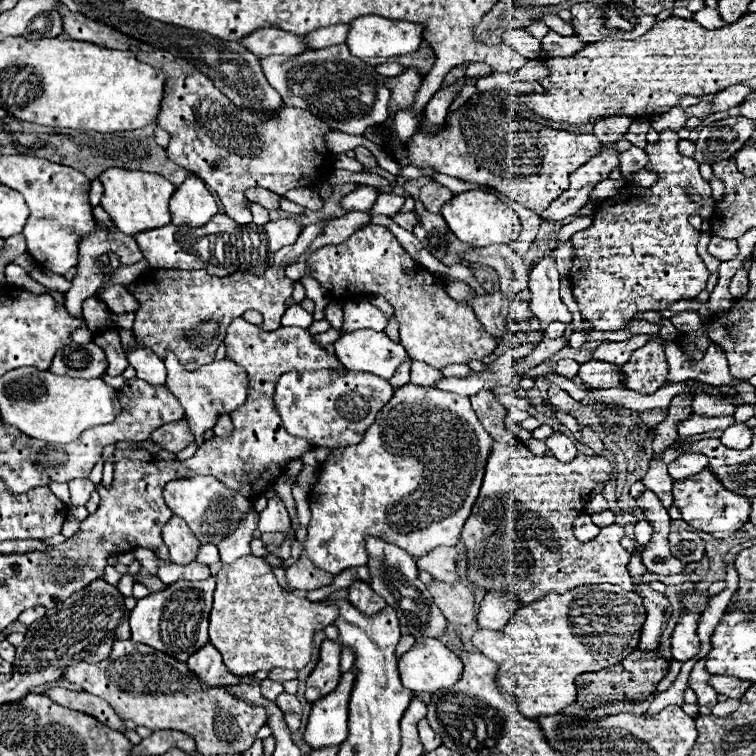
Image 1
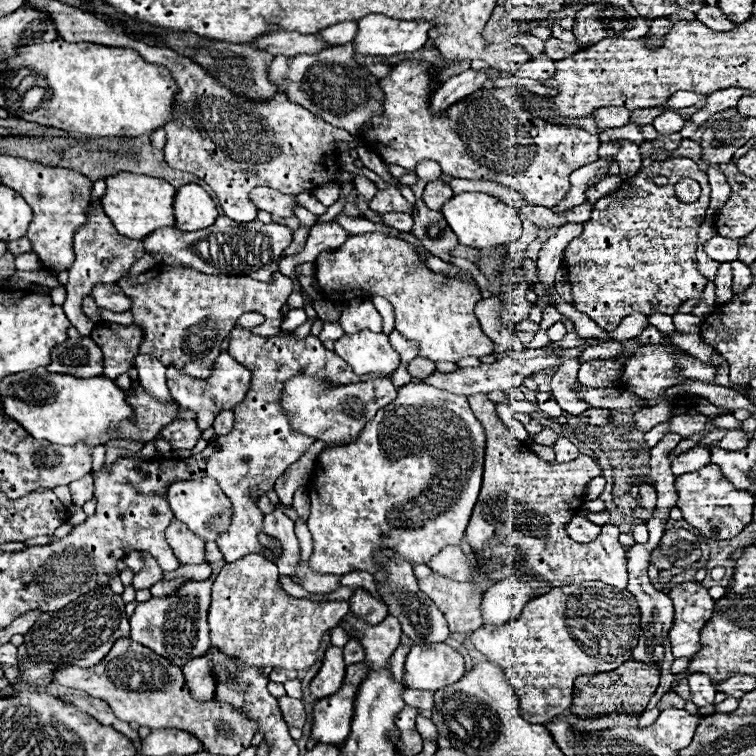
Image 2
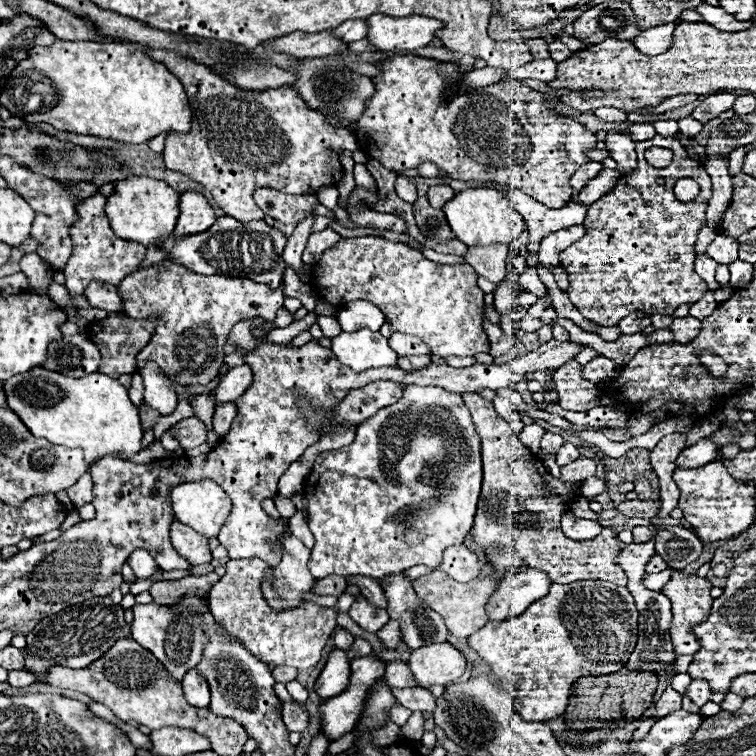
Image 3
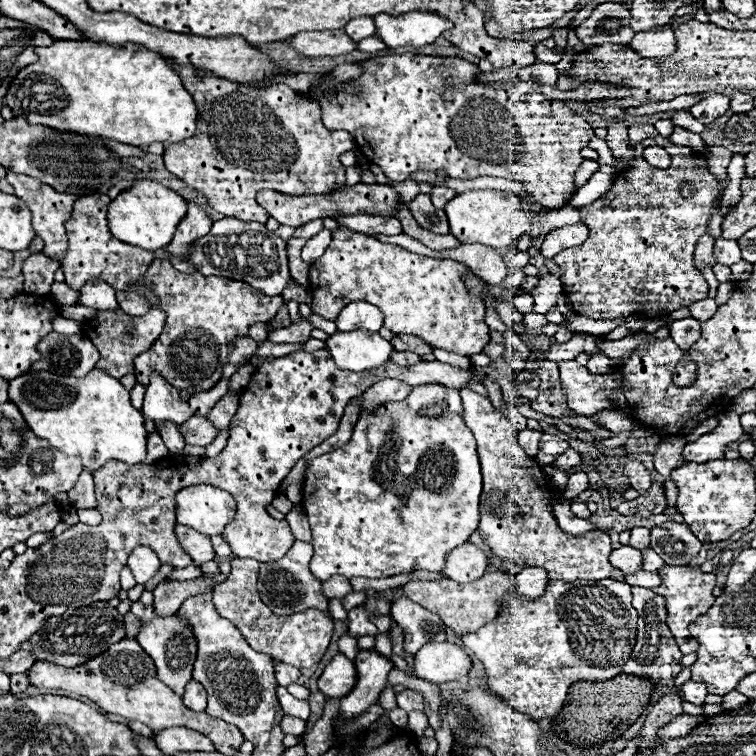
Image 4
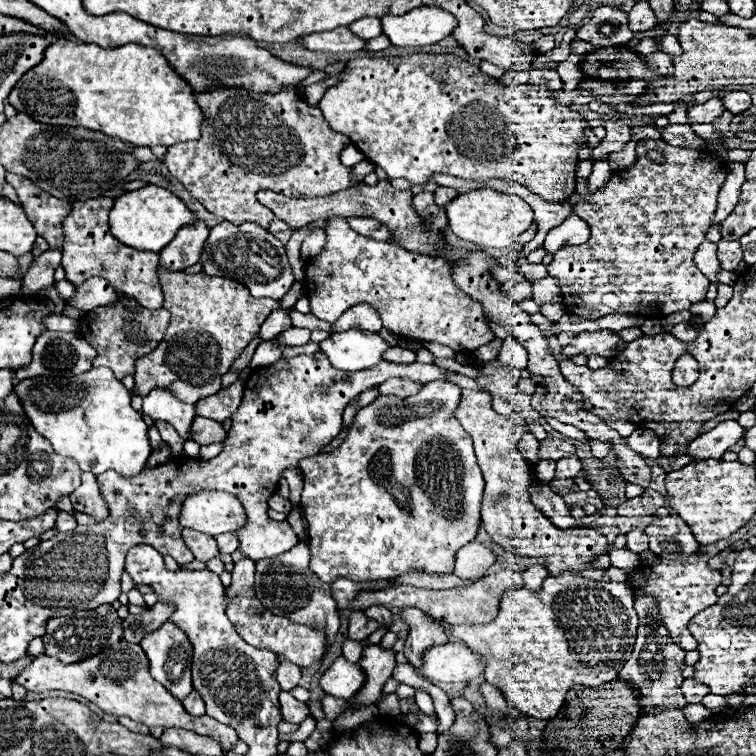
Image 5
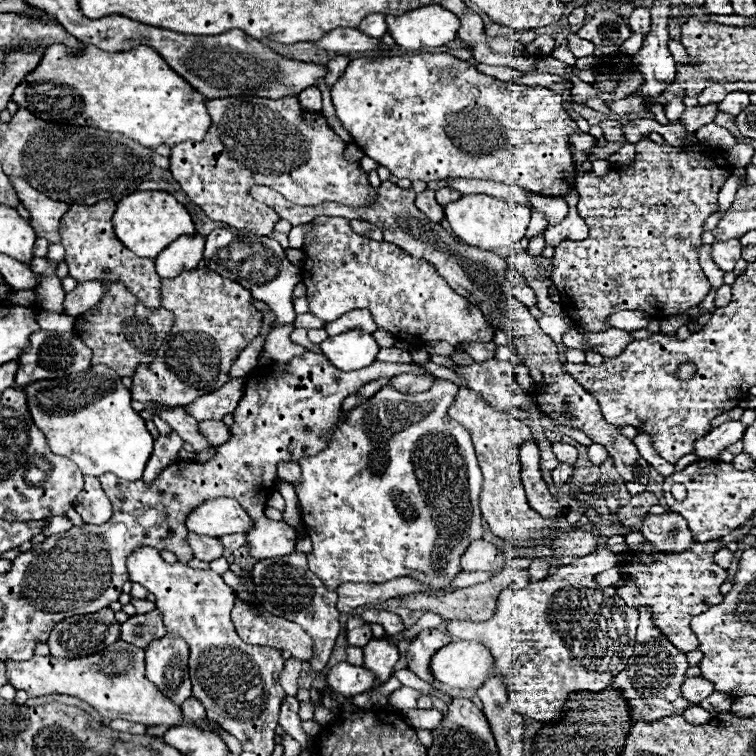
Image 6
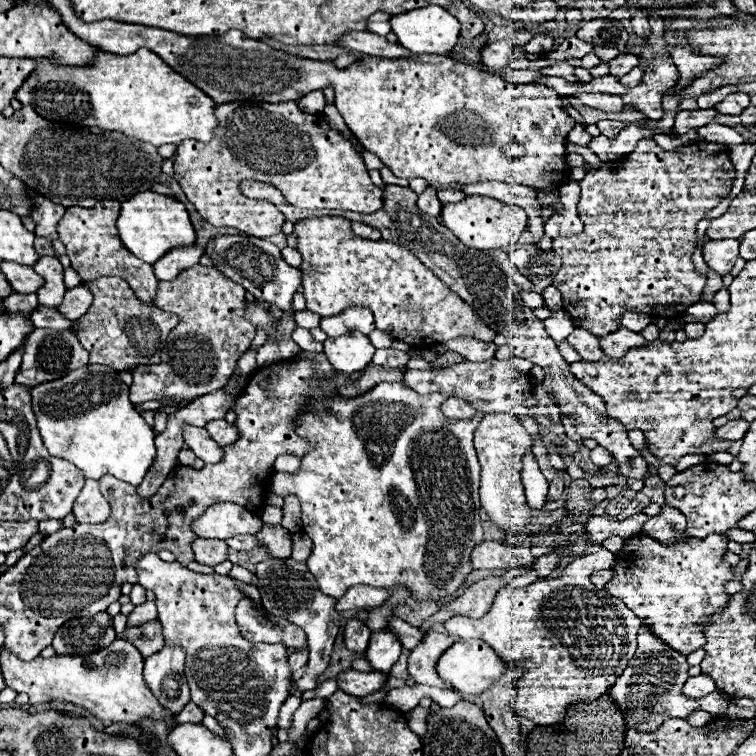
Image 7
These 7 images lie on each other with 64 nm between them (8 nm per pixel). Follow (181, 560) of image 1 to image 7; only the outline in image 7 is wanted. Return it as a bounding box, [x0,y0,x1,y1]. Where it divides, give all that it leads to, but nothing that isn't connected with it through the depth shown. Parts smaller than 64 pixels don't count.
[192,538,228,566]

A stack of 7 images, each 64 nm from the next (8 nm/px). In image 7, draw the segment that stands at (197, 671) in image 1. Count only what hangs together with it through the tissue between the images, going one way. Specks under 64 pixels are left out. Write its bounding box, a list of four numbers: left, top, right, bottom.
[178,702,204,724]

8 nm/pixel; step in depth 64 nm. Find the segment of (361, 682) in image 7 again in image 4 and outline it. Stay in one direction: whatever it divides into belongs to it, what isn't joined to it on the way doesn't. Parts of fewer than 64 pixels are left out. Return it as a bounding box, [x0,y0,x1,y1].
[318,654,356,698]

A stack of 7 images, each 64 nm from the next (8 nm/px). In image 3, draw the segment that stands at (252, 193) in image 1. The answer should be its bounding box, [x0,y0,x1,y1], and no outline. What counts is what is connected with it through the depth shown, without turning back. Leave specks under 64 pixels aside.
[254,188,320,224]

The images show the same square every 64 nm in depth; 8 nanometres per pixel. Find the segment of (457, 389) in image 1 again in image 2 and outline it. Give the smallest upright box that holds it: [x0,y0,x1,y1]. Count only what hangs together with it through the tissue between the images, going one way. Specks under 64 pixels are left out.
[420,342,564,396]

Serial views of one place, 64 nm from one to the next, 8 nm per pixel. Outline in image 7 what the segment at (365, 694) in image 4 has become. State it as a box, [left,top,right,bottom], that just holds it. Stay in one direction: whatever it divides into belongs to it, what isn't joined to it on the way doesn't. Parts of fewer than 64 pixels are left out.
[366,626,402,674]

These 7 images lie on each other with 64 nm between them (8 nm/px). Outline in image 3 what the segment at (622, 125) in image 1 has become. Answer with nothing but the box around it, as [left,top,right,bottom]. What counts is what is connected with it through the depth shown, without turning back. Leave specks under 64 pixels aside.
[592,108,626,122]

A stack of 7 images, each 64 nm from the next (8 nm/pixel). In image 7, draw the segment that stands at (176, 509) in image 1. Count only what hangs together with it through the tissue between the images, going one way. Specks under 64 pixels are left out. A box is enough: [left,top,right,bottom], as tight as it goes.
[192,502,262,540]

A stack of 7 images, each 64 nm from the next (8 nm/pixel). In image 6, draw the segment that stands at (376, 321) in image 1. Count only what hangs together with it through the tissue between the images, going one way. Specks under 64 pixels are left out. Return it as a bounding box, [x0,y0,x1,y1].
[324,308,378,336]

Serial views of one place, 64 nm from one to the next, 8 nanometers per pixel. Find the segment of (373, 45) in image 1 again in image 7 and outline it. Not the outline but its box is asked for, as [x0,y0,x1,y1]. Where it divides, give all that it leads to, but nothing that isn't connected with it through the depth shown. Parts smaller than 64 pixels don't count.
[390,6,460,56]

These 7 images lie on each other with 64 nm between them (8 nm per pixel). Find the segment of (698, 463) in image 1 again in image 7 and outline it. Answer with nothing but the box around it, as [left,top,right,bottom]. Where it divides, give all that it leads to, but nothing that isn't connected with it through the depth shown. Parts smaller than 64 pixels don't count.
[716,420,750,440]

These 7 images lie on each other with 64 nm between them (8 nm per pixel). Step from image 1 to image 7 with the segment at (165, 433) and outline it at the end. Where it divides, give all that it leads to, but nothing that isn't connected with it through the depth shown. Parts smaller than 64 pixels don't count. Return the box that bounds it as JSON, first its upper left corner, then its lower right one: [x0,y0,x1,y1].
[206,420,238,446]

